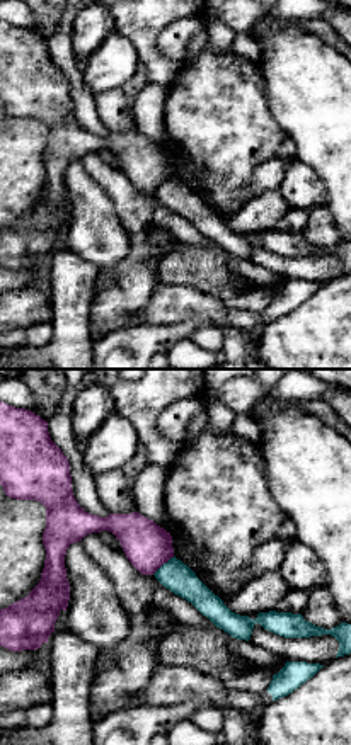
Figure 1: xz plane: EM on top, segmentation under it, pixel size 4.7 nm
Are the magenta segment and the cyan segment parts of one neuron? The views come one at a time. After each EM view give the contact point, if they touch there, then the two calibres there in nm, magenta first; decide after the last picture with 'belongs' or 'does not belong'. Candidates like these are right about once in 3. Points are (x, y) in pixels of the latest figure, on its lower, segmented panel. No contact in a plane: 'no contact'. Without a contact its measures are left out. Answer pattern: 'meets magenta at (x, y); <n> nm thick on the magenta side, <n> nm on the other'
meets magenta at (162, 563); 220 nm thick on the magenta side, 140 nm on the other

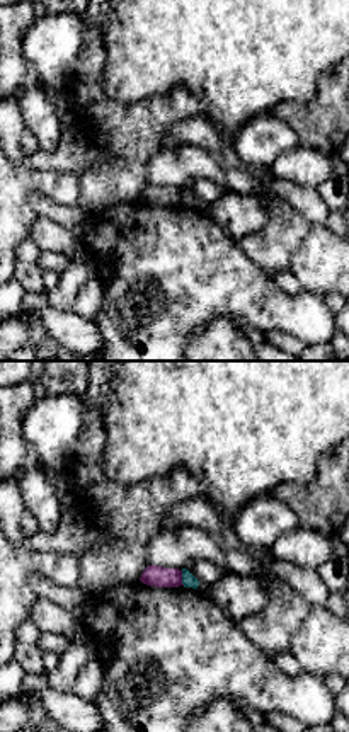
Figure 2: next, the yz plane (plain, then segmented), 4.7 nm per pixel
meets magenta at (181, 577); 100 nm thick on the magenta side, 60 nm on the other

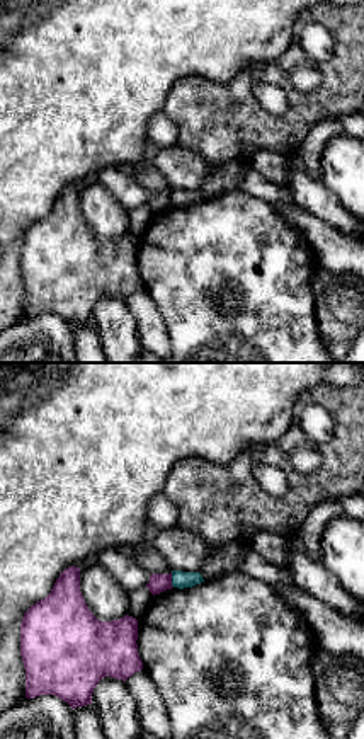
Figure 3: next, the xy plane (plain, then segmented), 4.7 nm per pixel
meets magenta at (170, 579); 90 nm thick on the magenta side, 80 nm on the other

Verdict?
does not belong

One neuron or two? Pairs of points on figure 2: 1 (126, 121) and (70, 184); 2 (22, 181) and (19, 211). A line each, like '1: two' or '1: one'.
1: two
2: one

